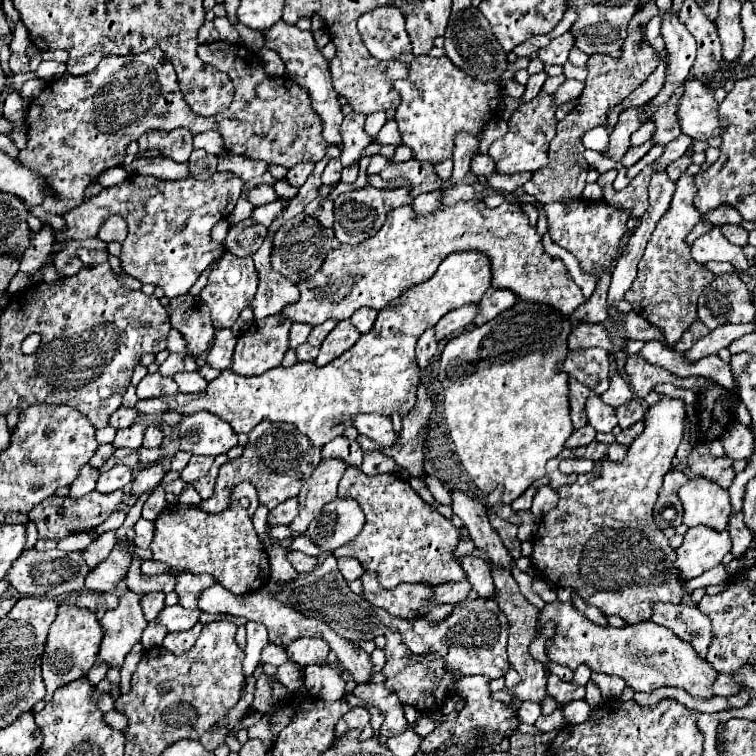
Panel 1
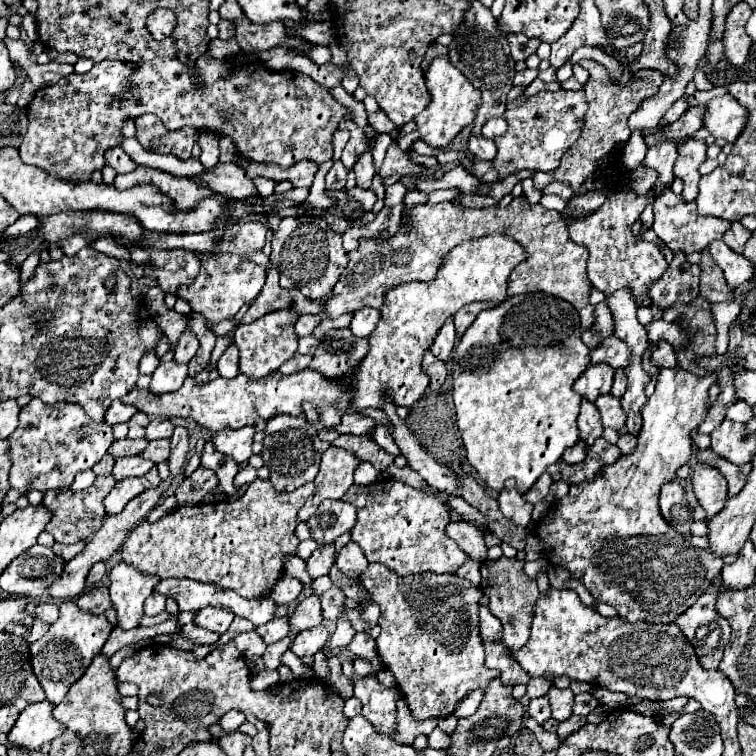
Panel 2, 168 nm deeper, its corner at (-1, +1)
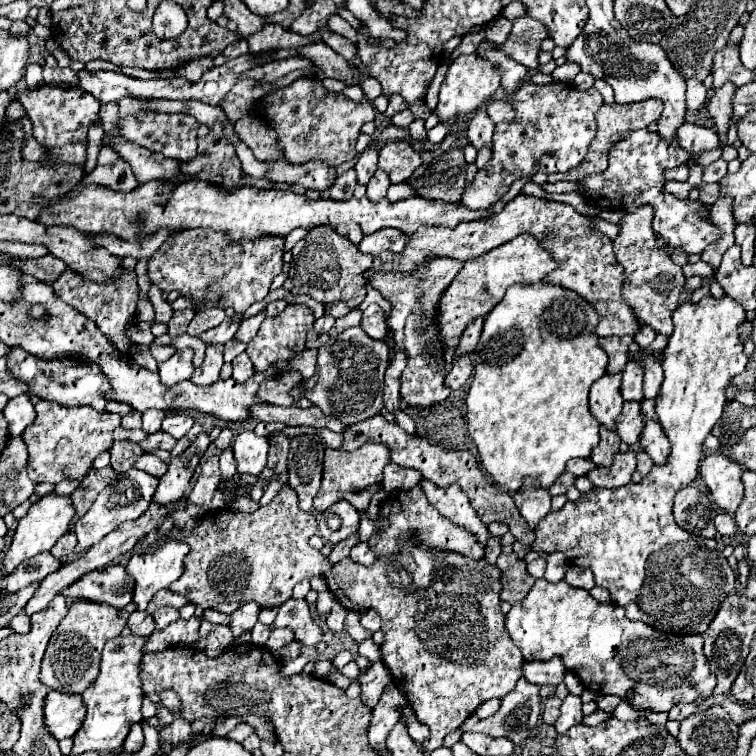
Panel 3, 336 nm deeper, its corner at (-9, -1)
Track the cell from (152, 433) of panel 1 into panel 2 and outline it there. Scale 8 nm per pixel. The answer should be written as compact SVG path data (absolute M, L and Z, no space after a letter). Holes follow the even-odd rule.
M152 418L150 424L146 426L146 440L170 438L172 430L174 430L174 424L168 418Z

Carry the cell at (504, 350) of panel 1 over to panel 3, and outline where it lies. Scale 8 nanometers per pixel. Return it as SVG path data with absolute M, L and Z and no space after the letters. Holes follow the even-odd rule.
M548 282L510 286L502 302L486 316L480 342L472 356L474 380L466 398L468 432L478 446L482 466L504 490L516 492L526 476L550 488L564 474L570 458L590 458L592 448L600 442L600 424L588 410L590 386L606 374L608 366L608 356L594 334L596 324L598 314L590 302L564 286Z

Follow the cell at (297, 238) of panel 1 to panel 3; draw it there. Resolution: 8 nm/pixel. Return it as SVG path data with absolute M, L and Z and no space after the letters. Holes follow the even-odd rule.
M316 226L310 234L292 248L292 260L288 276L294 282L292 294L306 294L322 304L336 300L346 302L350 308L362 304L366 296L364 272L372 268L374 256L360 252L346 236L340 236L336 230L326 226Z

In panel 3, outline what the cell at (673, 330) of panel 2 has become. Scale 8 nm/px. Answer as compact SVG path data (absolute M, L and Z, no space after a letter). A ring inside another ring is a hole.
M708 294L700 302L680 304L674 312L674 334L670 336L664 350L662 394L656 398L660 426L672 442L668 464L654 466L640 484L622 486L618 490L596 488L590 494L582 494L578 502L566 502L564 508L552 510L534 530L536 540L532 550L546 554L562 552L569 564L590 568L596 578L596 586L610 590L612 600L626 608L626 616L630 620L642 620L662 632L704 634L712 622L712 616L716 616L720 604L724 602L724 596L732 592L736 582L736 576L724 554L718 550L716 540L698 536L694 538L692 534L684 532L674 520L672 506L674 496L698 476L702 444L722 416L726 406L724 390L730 384L730 378L740 374L748 364L748 356L744 354L744 340L740 340L738 332L738 326L744 320L746 310L730 296L716 300L712 294Z

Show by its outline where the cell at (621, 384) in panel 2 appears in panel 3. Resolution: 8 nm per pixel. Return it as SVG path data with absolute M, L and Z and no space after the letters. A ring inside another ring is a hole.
M630 360L622 372L622 386L620 394L624 400L644 400L642 396L642 380L644 380L644 366L638 360Z

